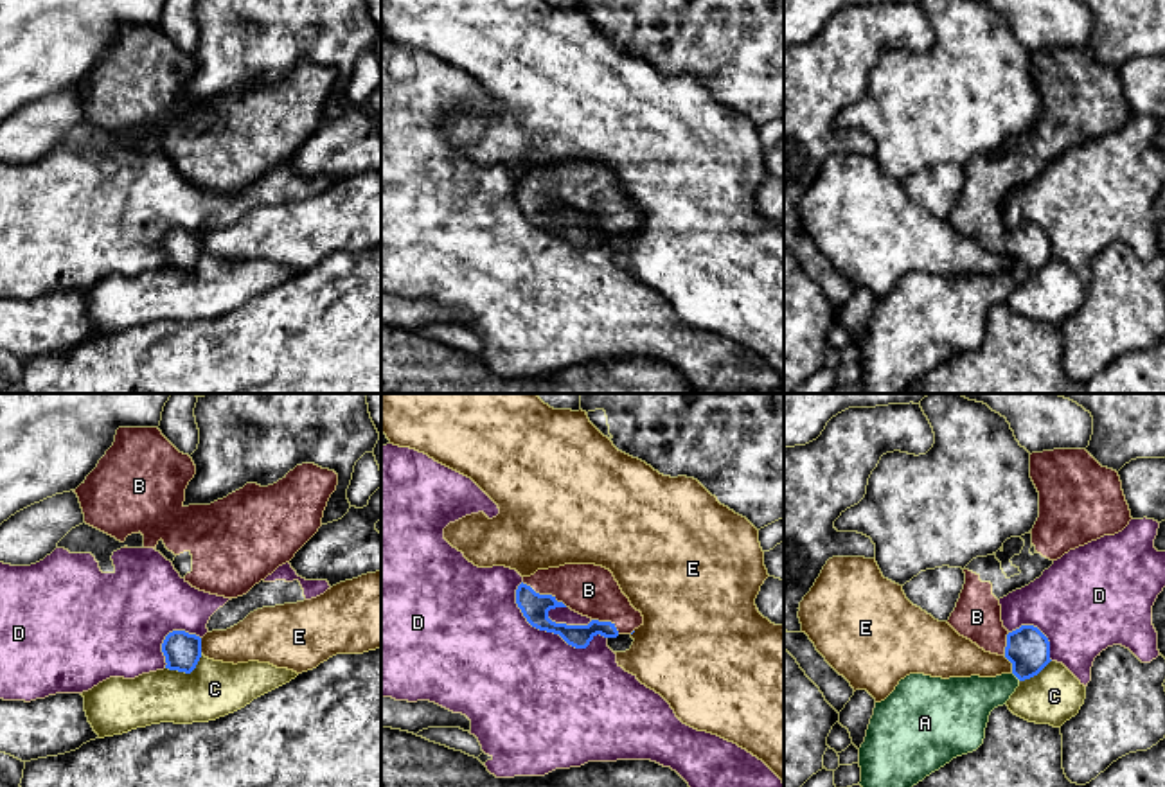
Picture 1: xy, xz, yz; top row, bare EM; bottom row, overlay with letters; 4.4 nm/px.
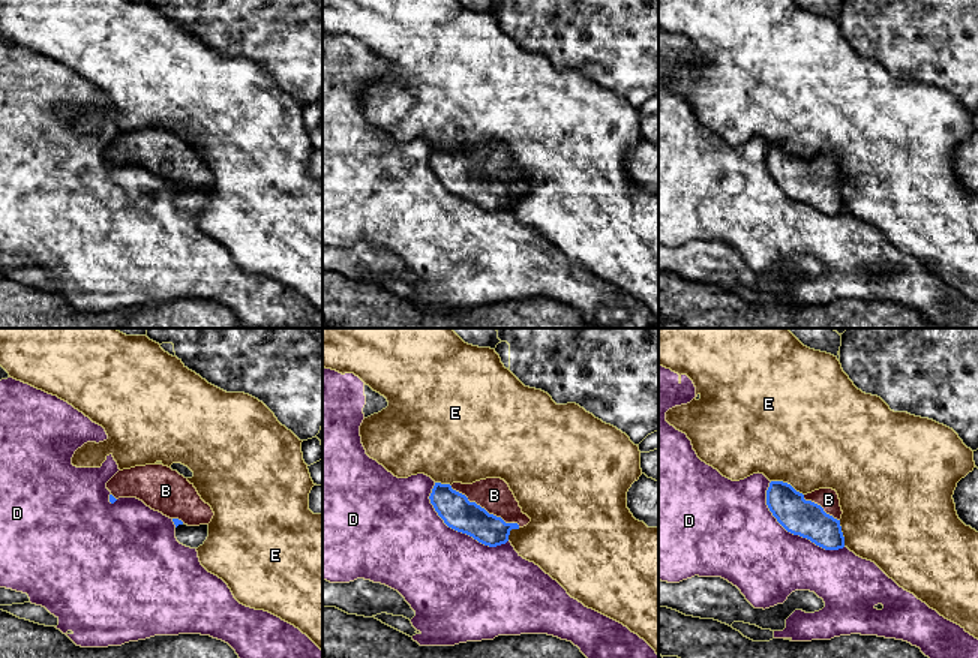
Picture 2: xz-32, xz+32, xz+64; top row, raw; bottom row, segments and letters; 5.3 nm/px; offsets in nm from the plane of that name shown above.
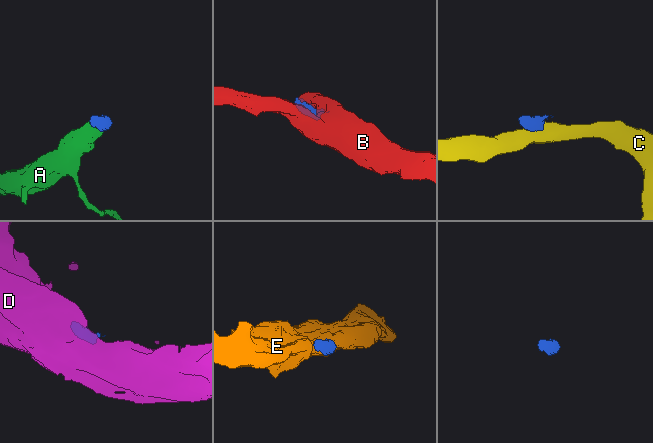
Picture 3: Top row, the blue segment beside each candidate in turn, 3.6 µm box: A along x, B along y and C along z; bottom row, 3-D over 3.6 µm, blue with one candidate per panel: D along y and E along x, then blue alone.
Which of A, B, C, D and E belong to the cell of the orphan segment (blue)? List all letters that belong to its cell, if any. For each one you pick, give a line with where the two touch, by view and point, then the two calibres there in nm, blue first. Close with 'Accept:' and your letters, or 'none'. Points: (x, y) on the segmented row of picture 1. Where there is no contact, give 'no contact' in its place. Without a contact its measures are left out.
A: contact yz (1016, 676); calibres 190 and 220 nm
B: contact xz (545, 595); calibres 120 and 220 nm
Accept: A, B

